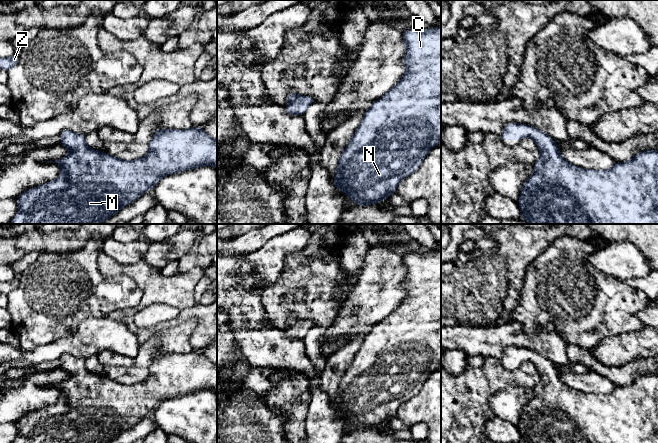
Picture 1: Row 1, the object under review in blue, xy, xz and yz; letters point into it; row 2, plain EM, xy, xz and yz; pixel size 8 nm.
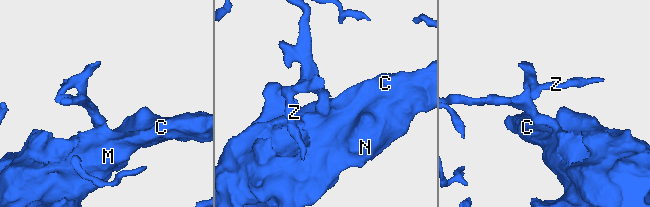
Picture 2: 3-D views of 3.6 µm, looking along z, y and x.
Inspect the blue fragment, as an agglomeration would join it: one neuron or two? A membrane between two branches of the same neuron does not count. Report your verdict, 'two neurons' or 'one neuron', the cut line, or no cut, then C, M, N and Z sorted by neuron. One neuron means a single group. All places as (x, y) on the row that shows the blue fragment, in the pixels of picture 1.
one neuron; cut none; groups C M N Z

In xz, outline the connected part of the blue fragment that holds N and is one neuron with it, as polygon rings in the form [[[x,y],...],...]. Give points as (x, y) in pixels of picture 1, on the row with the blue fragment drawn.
[[[441,26],[433,29],[410,28],[402,34],[406,71],[402,78],[364,113],[354,135],[344,148],[332,180],[355,204],[378,204],[396,192],[398,184],[418,170],[430,149],[441,142]]]

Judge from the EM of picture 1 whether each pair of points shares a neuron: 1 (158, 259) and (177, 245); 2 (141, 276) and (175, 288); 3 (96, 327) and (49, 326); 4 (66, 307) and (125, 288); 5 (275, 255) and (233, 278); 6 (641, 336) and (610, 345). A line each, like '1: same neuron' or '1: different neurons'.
1: same neuron
2: same neuron
3: different neurons
4: same neuron
5: same neuron
6: same neuron

